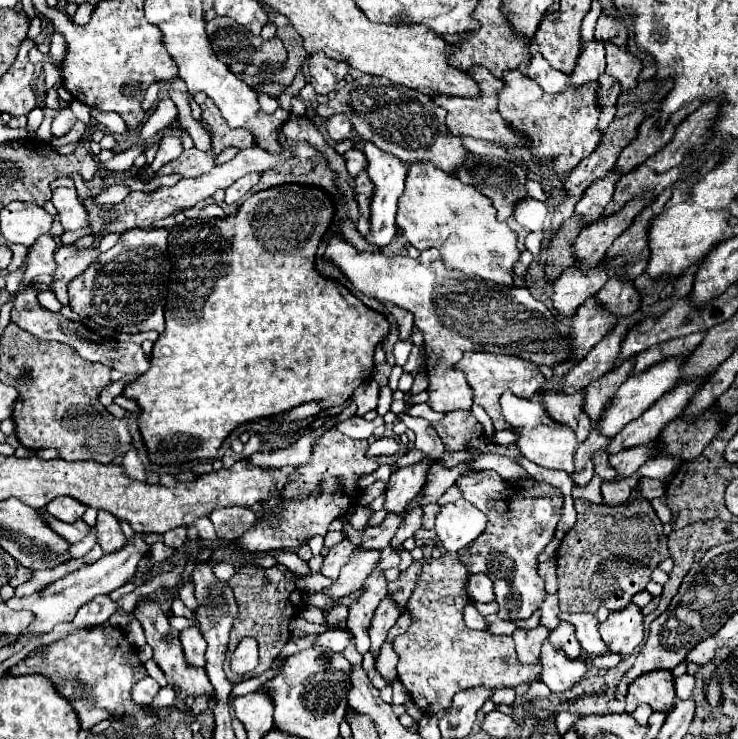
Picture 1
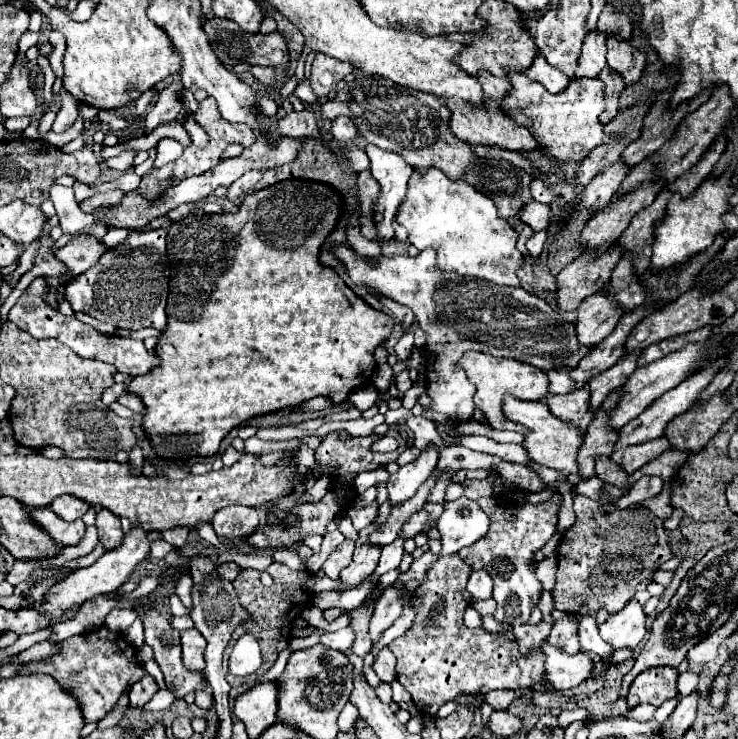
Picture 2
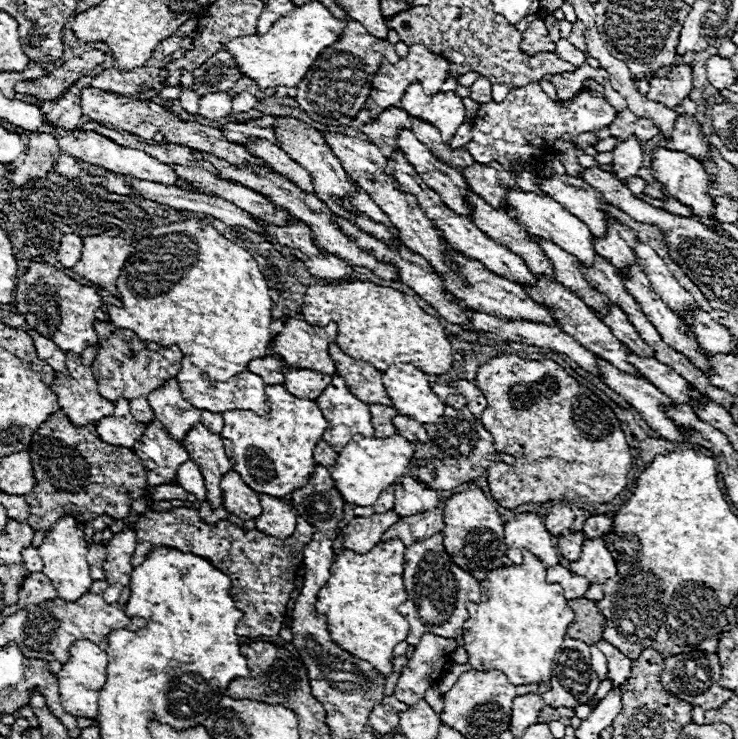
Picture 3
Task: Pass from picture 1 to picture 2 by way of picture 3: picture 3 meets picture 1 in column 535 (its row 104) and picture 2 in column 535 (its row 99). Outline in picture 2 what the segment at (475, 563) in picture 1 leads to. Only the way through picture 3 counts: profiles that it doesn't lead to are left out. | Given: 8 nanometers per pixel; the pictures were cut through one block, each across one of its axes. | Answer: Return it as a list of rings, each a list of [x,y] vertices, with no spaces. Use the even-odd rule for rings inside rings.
[[[492,478],[486,480],[466,480],[466,496],[476,500],[482,510],[488,512],[490,516],[490,532],[478,540],[478,544],[472,544],[470,548],[462,548],[458,552],[466,564],[472,568],[482,568],[490,572],[494,580],[494,600],[498,604],[494,612],[494,620],[500,624],[516,626],[516,624],[526,624],[530,618],[532,608],[538,604],[542,584],[534,576],[534,570],[530,568],[530,560],[536,550],[540,550],[556,532],[558,524],[558,504],[560,504],[560,494],[556,494],[552,500],[544,504],[524,504],[518,506],[512,500],[498,498],[492,492]]]

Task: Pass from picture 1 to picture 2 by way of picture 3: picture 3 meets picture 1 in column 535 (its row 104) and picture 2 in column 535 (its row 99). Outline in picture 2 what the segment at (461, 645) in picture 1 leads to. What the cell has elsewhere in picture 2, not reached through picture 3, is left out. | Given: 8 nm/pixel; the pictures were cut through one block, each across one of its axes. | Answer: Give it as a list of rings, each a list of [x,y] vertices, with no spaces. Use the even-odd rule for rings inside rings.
[[[458,554],[440,556],[416,590],[418,614],[412,628],[406,632],[404,638],[396,638],[392,644],[388,644],[388,648],[398,658],[398,682],[412,694],[414,704],[428,716],[436,716],[438,708],[456,696],[478,696],[500,688],[532,688],[536,682],[546,682],[546,654],[542,650],[530,650],[528,654],[522,654],[514,640],[494,636],[490,632],[484,632],[484,628],[464,626],[462,614],[472,602],[470,592],[466,592],[470,572],[472,568]],[[440,598],[446,600],[442,614],[428,620],[428,610]]]

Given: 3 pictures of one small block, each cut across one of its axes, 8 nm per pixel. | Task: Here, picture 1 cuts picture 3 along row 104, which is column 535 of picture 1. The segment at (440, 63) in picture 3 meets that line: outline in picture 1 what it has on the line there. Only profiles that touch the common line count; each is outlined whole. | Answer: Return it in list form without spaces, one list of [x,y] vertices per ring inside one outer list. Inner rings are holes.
[[[466,352],[462,360],[456,364],[456,368],[466,374],[468,384],[474,390],[474,402],[480,404],[488,412],[496,430],[504,428],[504,422],[500,418],[500,402],[498,402],[504,390],[512,390],[520,398],[534,400],[540,396],[542,384],[546,384],[546,378],[540,374],[538,366],[518,356],[502,356],[502,354],[492,354],[492,352]]]

